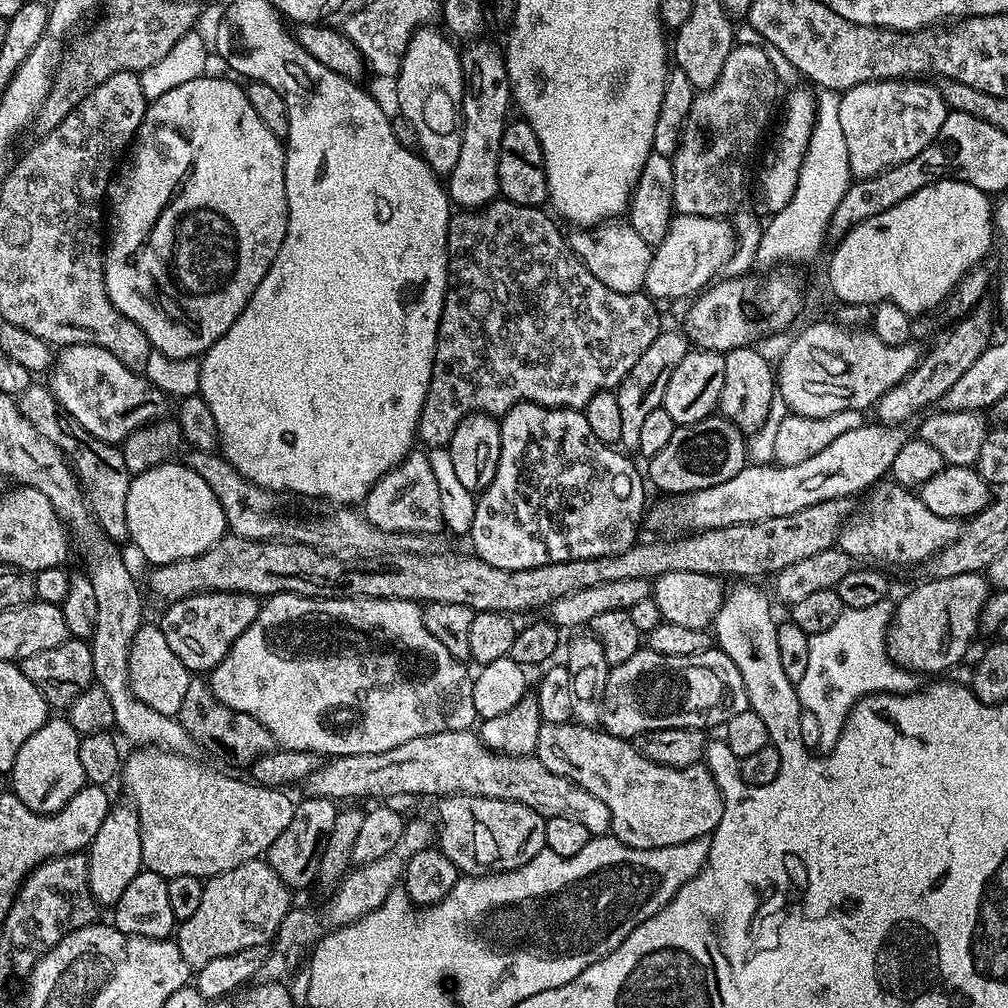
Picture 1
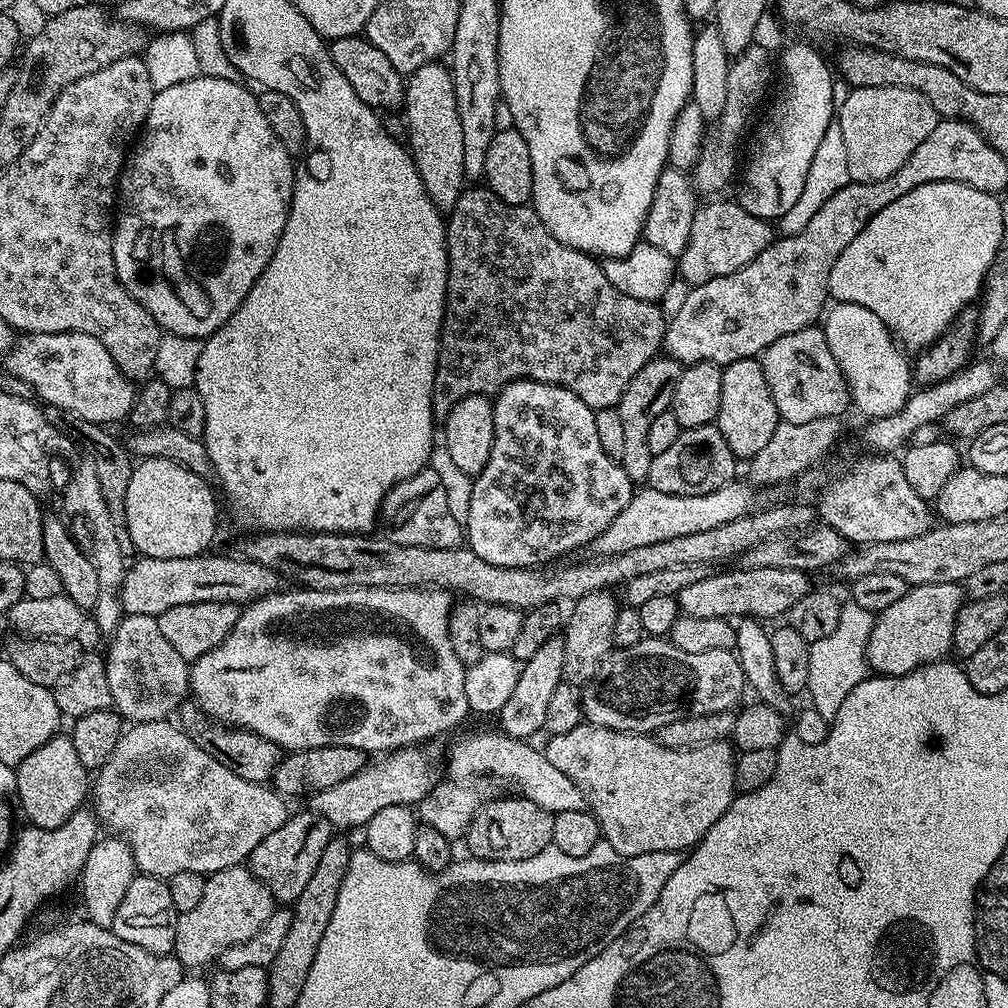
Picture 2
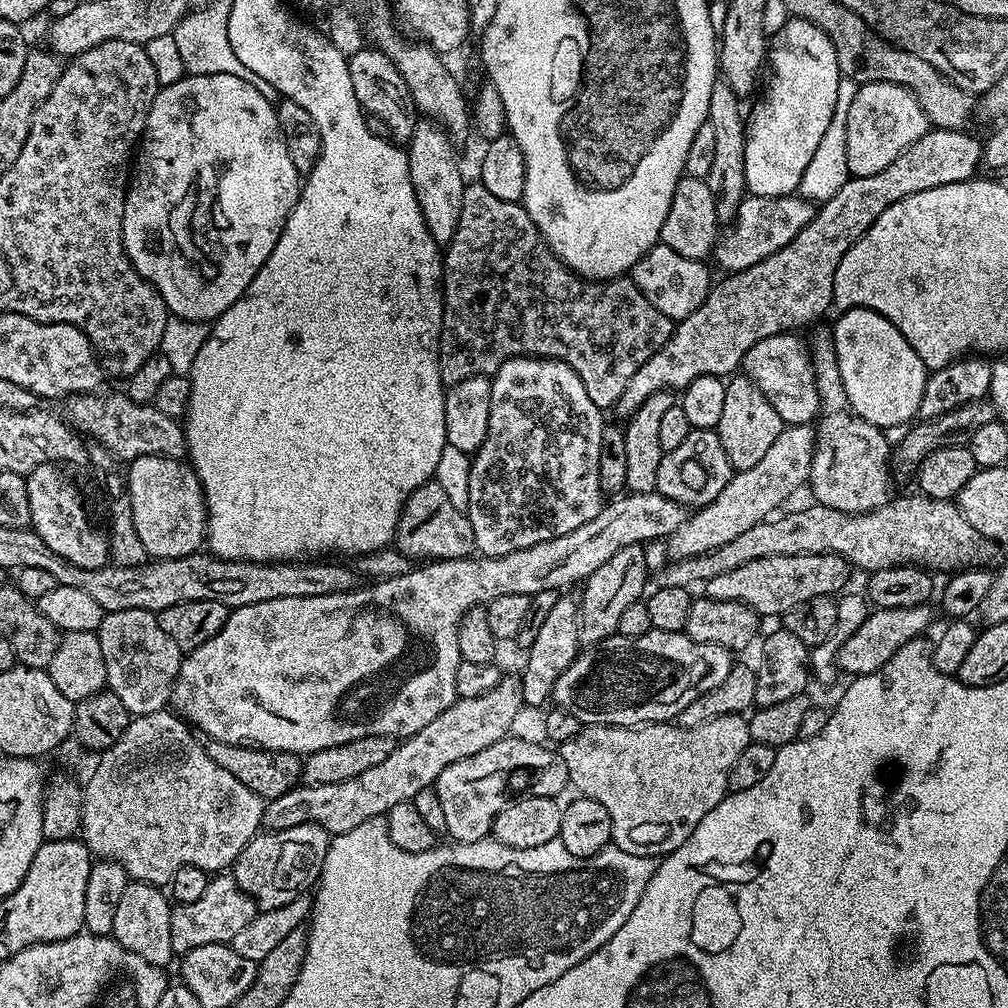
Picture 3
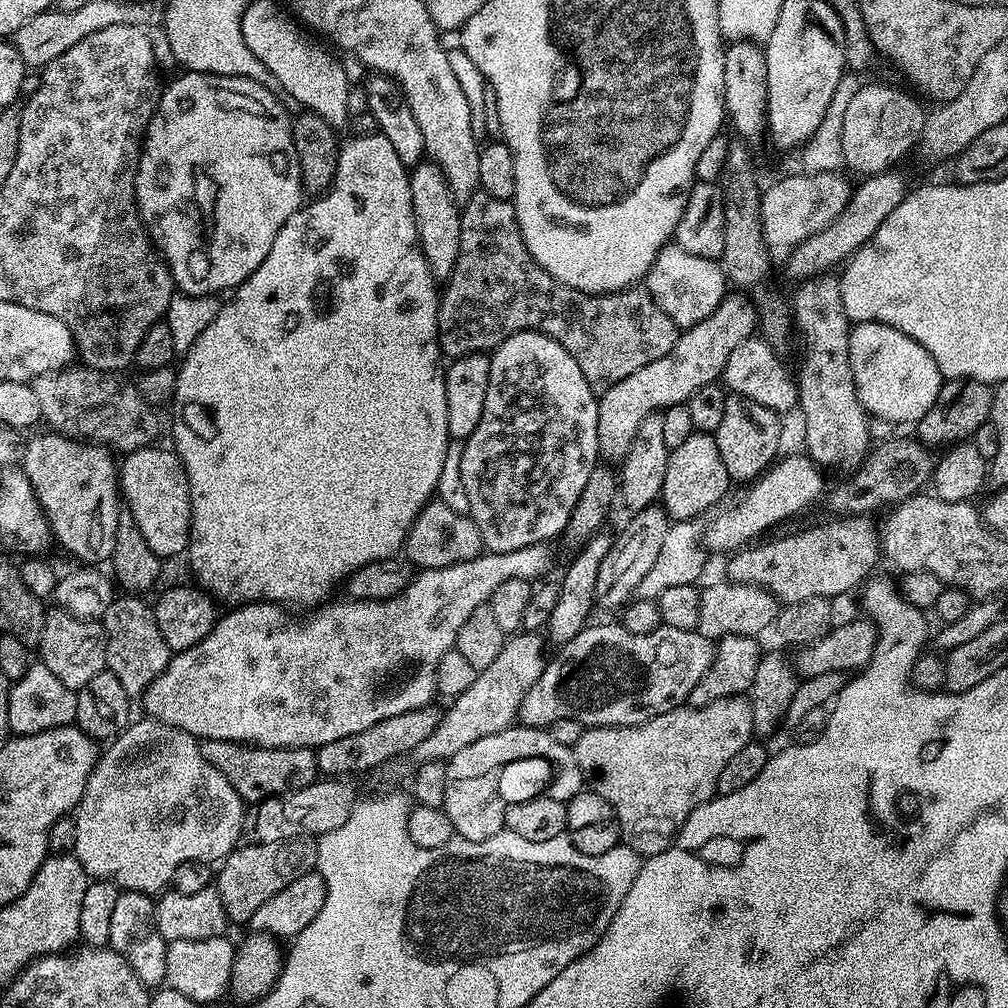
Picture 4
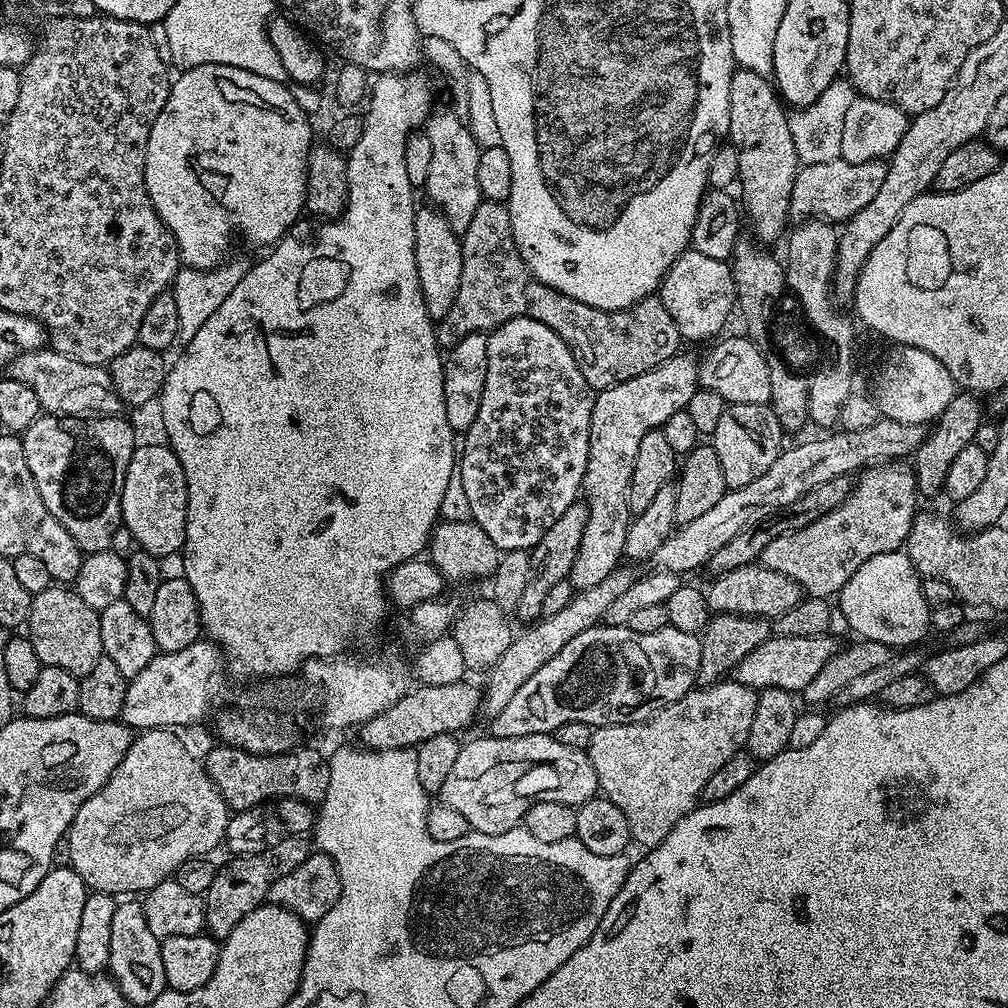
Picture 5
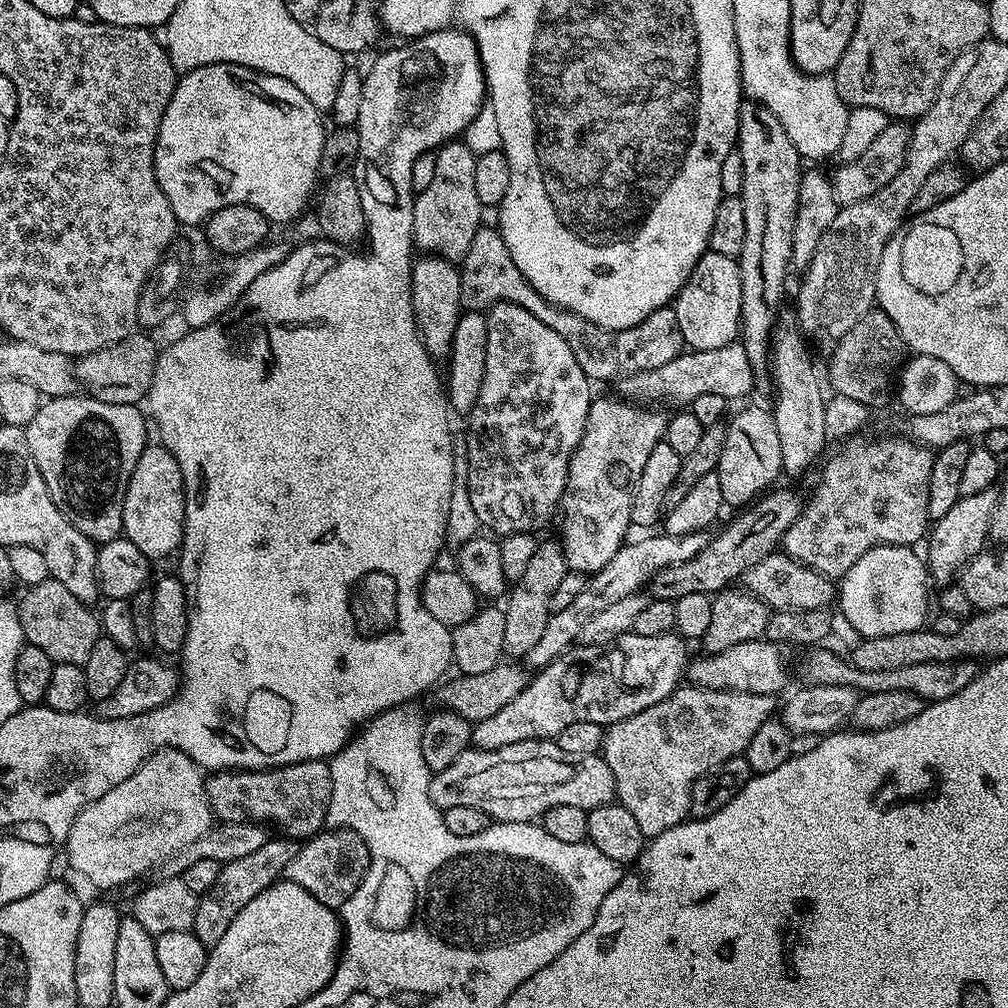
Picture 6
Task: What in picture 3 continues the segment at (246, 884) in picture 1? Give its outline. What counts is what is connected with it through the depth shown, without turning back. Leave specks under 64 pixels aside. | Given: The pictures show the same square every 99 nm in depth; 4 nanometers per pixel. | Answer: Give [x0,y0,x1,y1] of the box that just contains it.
[170,874,257,954]

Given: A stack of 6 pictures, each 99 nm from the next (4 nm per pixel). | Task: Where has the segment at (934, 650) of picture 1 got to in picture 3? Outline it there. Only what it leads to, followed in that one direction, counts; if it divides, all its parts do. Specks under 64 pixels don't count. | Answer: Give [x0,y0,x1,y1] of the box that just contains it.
[836,604,932,678]

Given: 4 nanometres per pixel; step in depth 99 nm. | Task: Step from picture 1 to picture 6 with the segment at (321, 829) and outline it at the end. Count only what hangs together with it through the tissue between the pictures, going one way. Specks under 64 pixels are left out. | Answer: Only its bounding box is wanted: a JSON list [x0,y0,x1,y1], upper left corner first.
[190,838,300,950]

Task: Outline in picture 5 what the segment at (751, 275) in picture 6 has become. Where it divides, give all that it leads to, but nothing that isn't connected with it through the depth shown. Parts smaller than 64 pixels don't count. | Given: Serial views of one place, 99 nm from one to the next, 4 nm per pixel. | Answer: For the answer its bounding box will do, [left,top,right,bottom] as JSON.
[727,67,801,242]

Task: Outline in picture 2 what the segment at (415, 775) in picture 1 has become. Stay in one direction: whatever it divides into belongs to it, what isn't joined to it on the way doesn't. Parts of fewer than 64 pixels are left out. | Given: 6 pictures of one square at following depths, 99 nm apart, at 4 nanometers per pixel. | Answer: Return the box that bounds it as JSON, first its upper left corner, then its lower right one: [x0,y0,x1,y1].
[447,730,586,814]

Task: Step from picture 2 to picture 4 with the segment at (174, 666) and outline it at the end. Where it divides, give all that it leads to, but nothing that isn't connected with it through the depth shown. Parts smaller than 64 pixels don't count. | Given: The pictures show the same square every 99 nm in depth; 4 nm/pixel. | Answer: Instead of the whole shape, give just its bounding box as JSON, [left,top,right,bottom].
[102,594,174,698]

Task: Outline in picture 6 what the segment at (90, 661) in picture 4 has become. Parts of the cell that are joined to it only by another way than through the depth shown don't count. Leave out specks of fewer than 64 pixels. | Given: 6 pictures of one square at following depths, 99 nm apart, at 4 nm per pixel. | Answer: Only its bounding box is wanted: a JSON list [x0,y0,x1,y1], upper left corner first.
[18,578,102,666]

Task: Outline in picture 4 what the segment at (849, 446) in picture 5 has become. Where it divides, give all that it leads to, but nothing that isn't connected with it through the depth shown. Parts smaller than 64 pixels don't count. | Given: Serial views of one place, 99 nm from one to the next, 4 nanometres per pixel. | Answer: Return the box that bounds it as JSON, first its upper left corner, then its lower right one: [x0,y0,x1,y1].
[702,454,825,554]

